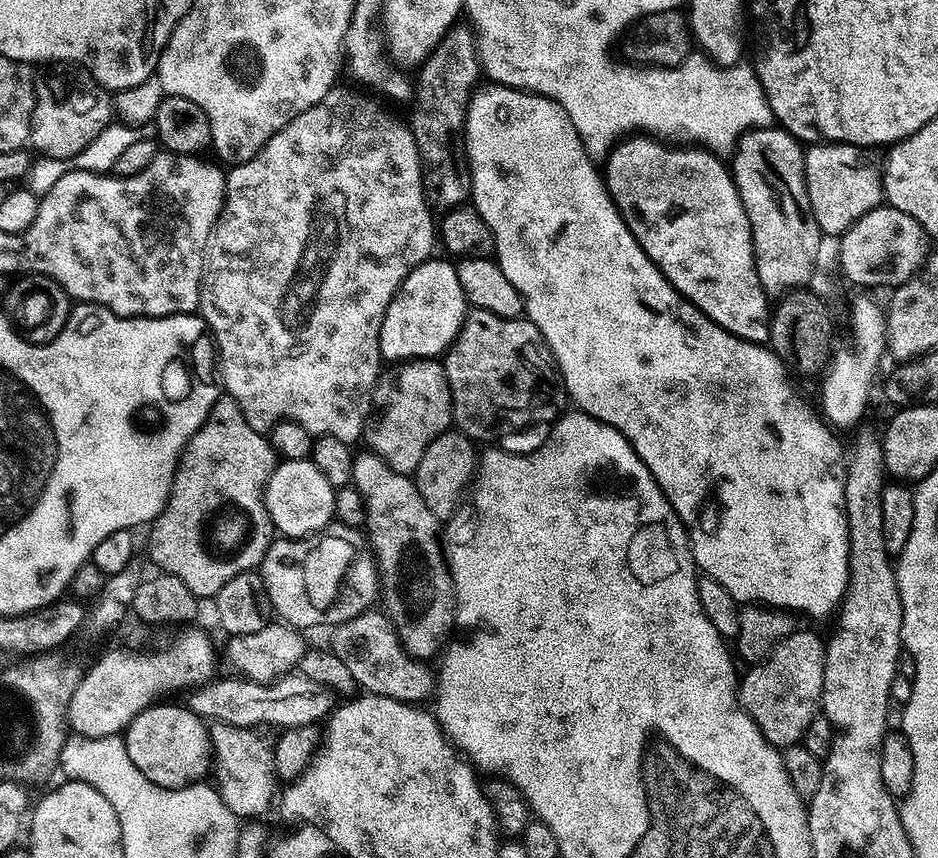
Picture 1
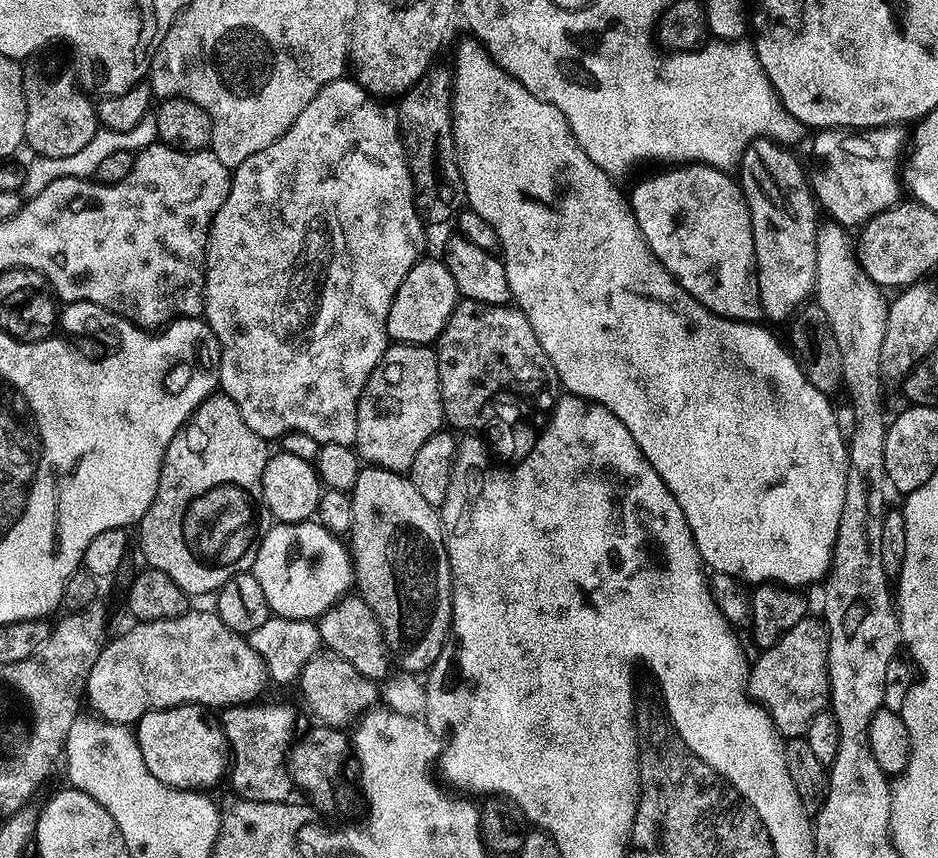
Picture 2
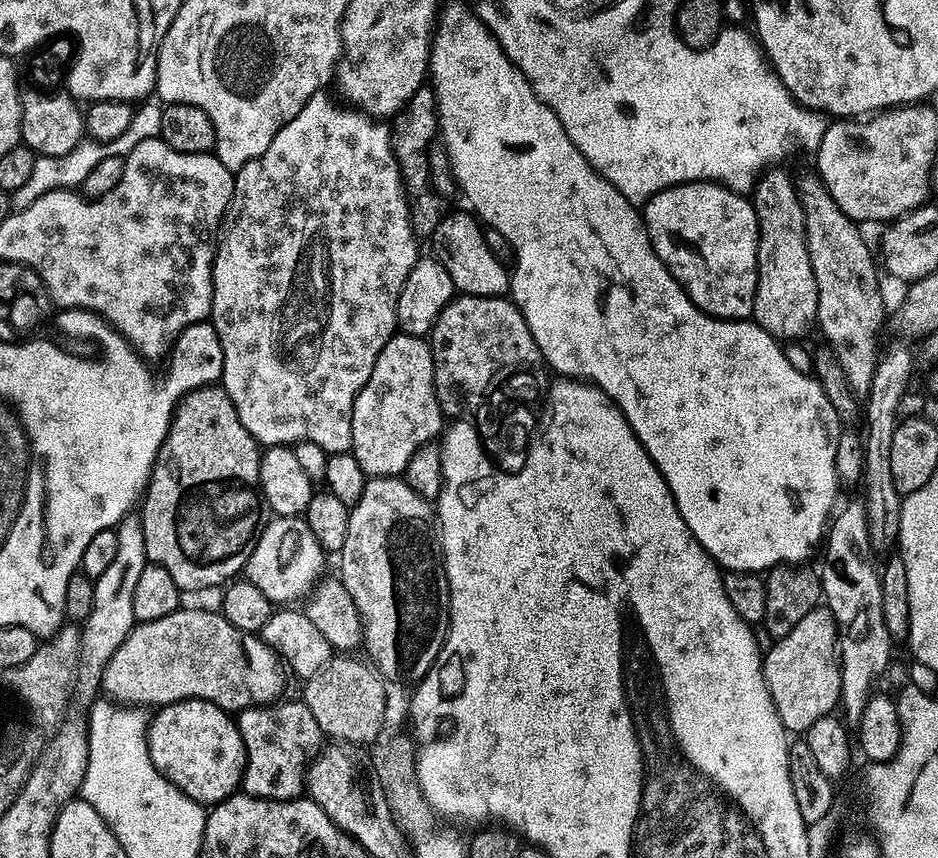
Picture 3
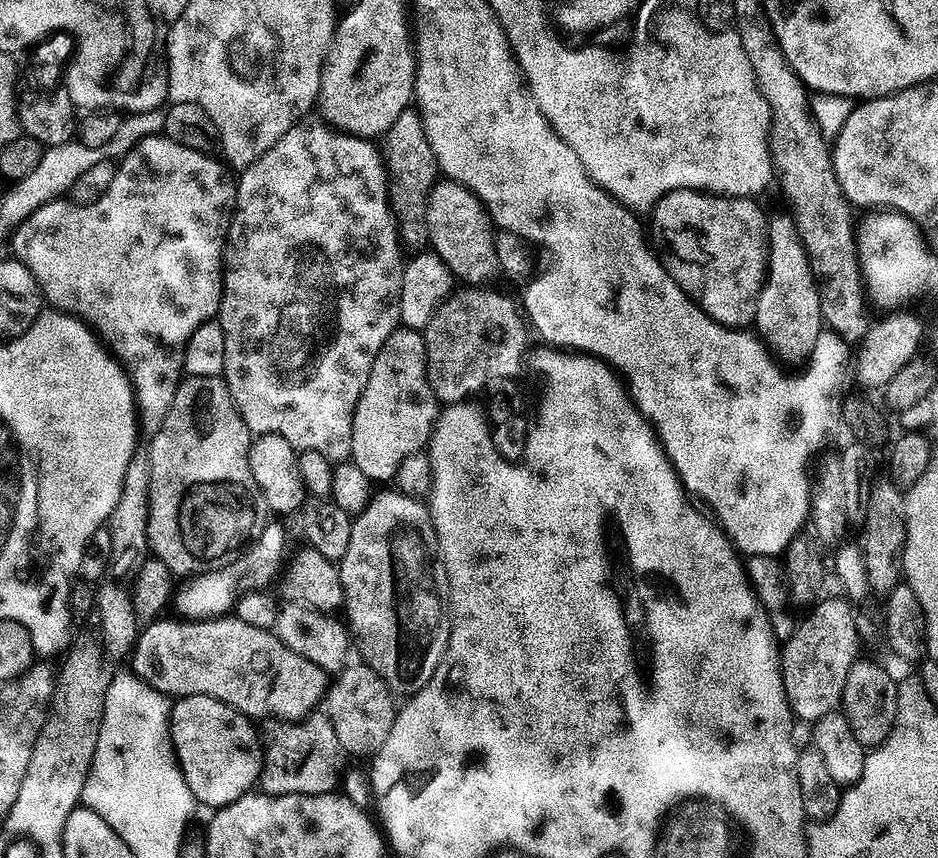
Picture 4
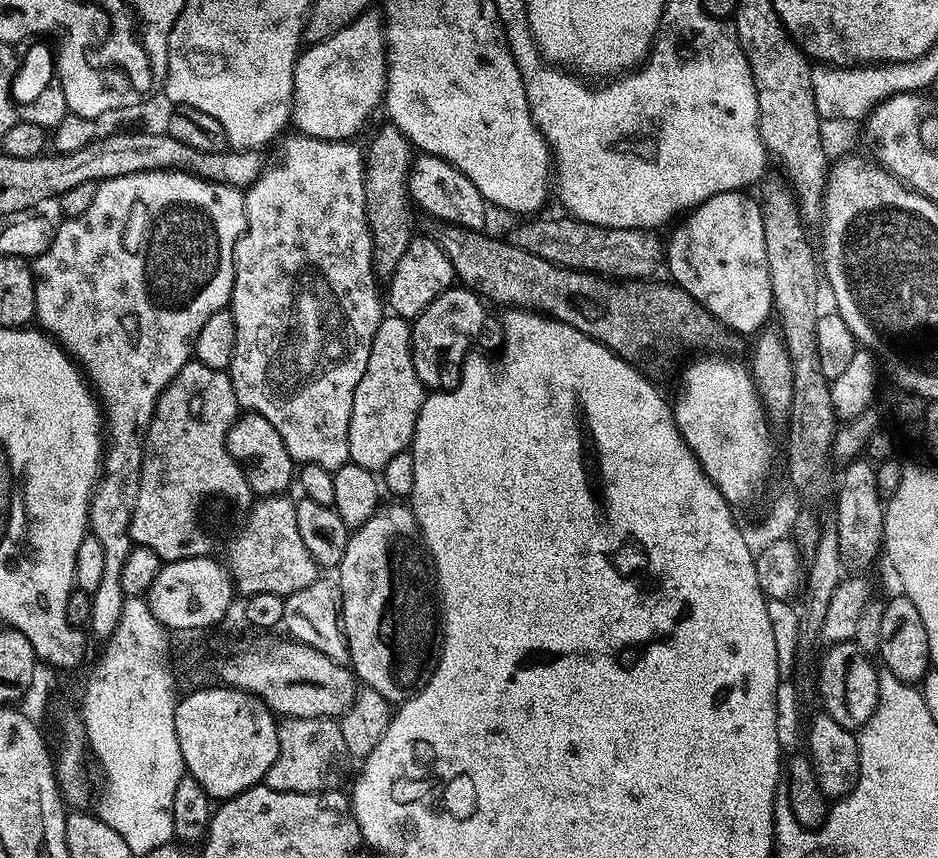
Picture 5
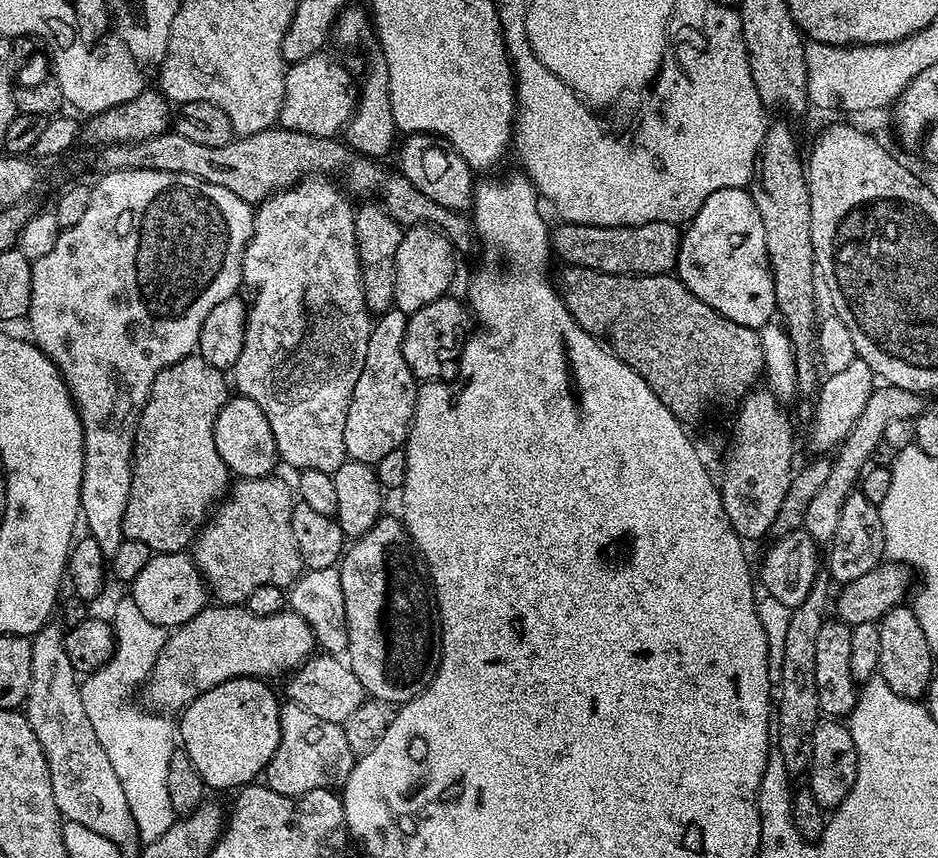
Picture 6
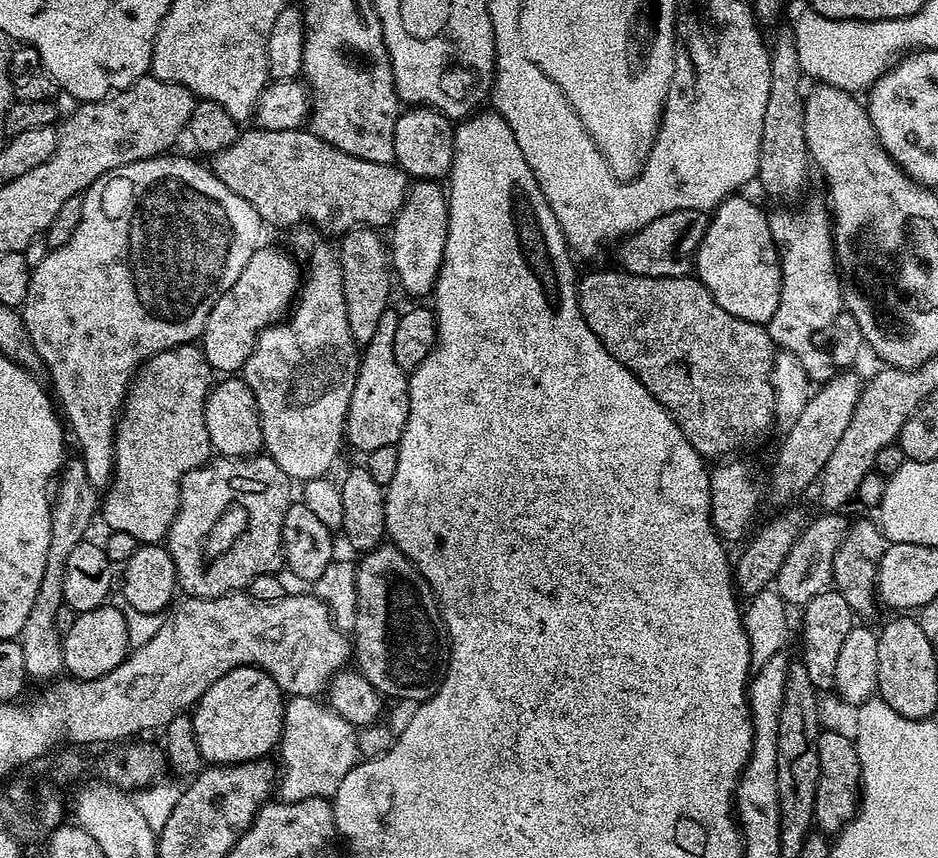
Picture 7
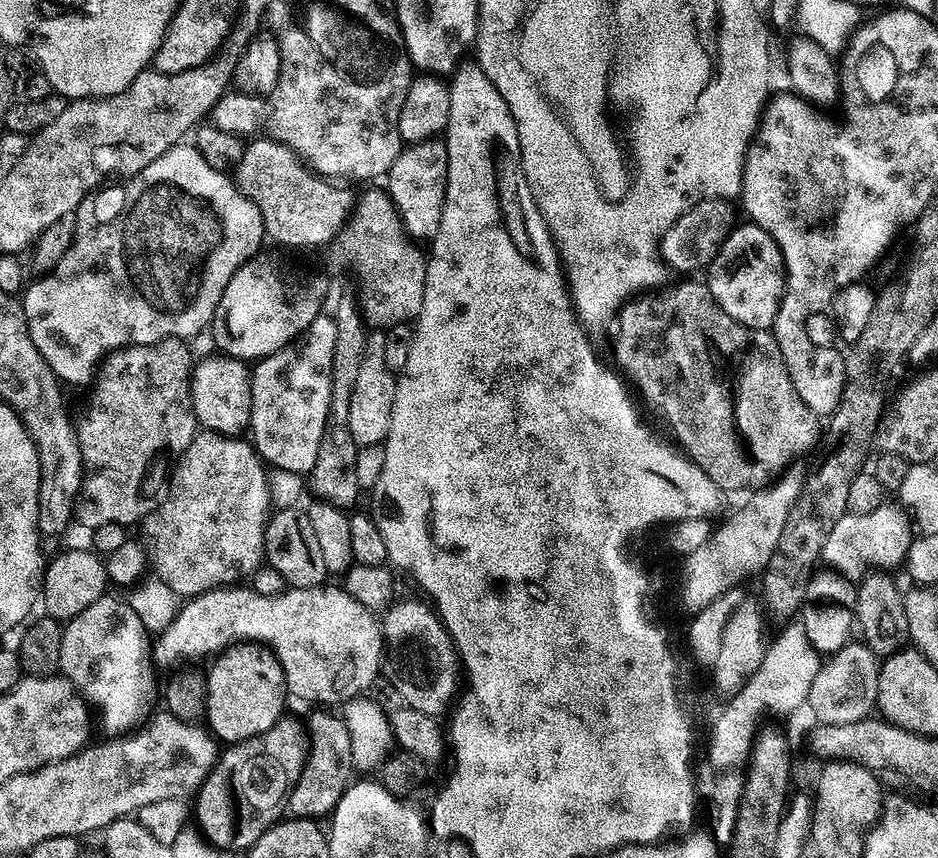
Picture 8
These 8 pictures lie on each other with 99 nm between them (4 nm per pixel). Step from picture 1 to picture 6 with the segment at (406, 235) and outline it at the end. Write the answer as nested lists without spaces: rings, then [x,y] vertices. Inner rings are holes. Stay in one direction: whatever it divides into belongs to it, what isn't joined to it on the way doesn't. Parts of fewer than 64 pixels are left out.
[[[301,178],[298,183],[290,188],[282,188],[260,201],[252,217],[252,237],[248,239],[248,245],[242,258],[240,275],[245,285],[253,284],[256,293],[252,296],[252,304],[248,308],[248,325],[244,327],[244,341],[242,342],[242,354],[238,354],[238,362],[230,369],[231,379],[237,393],[262,410],[266,414],[266,422],[270,422],[270,430],[274,430],[274,442],[276,443],[276,455],[284,460],[295,470],[322,470],[334,473],[338,466],[345,462],[344,451],[346,442],[346,414],[350,406],[350,398],[354,394],[354,386],[358,386],[358,374],[362,374],[362,366],[366,366],[366,342],[370,342],[370,334],[374,323],[362,290],[362,278],[360,277],[360,263],[358,262],[358,250],[354,238],[354,204],[346,195],[345,189],[339,183],[331,184],[328,178]]]

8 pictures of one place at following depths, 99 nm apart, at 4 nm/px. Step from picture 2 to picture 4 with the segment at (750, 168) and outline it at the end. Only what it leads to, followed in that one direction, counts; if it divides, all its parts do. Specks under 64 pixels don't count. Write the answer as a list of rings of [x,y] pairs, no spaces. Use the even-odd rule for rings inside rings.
[[[791,215],[767,217],[768,267],[756,303],[755,331],[764,347],[781,365],[800,364],[809,359],[822,331],[820,289],[812,274],[806,250],[800,245]]]

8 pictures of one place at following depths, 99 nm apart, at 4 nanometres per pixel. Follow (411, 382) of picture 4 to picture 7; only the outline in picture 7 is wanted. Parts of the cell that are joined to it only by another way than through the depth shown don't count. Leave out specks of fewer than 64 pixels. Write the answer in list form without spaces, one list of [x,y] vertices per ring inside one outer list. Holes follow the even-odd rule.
[[[389,310],[382,314],[374,338],[363,345],[358,356],[354,394],[350,398],[346,421],[346,440],[361,454],[382,446],[399,445],[408,417],[408,376],[394,358],[394,329],[398,326],[400,312]]]

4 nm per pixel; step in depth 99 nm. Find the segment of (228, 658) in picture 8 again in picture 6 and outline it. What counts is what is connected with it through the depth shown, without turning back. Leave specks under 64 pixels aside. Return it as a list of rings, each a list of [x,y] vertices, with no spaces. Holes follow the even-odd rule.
[[[239,676],[206,690],[179,713],[179,743],[209,789],[239,790],[253,783],[278,750],[281,701],[268,684],[255,676]]]

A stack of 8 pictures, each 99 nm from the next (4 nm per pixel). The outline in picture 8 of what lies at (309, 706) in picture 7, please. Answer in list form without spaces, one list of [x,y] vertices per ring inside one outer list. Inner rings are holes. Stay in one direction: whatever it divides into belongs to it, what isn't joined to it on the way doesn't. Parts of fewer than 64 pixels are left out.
[[[316,710],[309,720],[306,720],[306,755],[304,769],[296,779],[286,801],[293,817],[321,818],[327,817],[336,807],[338,798],[350,783],[348,775],[354,772],[352,755],[350,754],[350,734],[346,730],[343,719],[336,716],[332,710]]]

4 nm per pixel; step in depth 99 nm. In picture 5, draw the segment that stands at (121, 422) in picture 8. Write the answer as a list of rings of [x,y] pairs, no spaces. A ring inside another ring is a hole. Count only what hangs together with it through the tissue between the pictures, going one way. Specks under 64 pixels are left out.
[[[192,358],[186,366],[182,366],[182,370],[178,370],[170,386],[166,386],[158,398],[148,436],[144,440],[138,502],[130,522],[133,545],[149,547],[162,562],[199,556],[215,557],[216,544],[224,539],[227,541],[245,523],[252,510],[254,493],[240,463],[228,453],[228,432],[237,415],[234,386],[225,369],[211,368]]]

